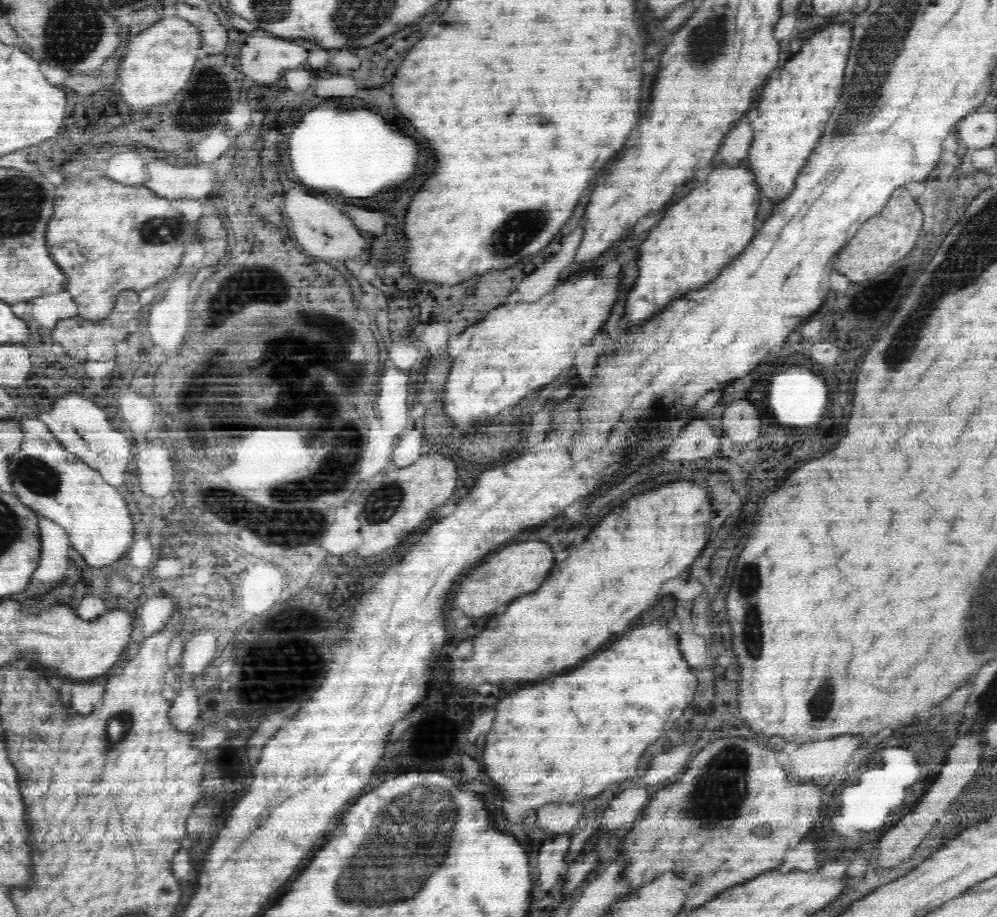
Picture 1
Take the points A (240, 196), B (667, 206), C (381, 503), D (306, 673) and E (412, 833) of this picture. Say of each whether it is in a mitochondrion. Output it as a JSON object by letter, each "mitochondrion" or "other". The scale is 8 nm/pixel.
{"A":"other","B":"other","C":"mitochondrion","D":"other","E":"mitochondrion"}

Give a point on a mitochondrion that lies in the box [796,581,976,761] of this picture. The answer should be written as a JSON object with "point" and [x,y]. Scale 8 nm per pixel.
{"point":[820,704]}

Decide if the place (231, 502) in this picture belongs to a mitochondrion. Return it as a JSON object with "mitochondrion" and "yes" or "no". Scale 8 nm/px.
{"mitochondrion":"yes"}

